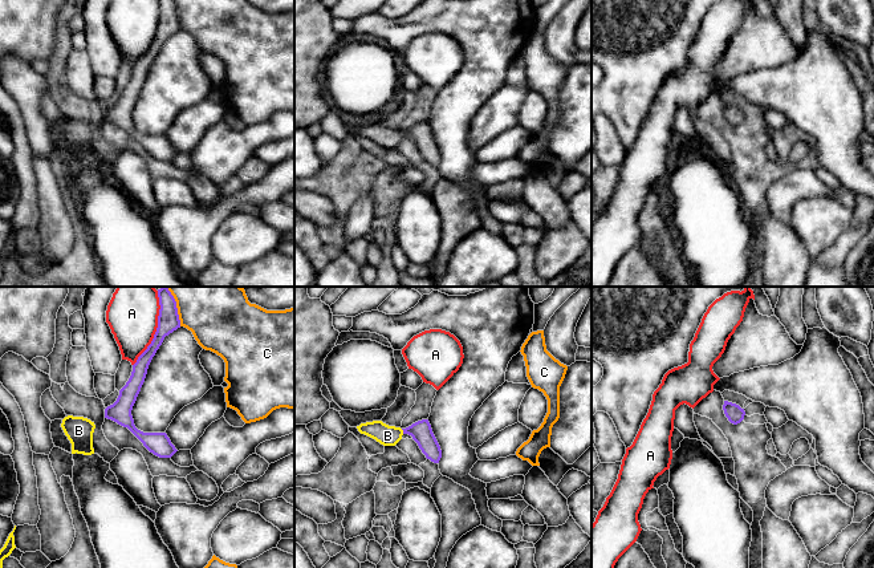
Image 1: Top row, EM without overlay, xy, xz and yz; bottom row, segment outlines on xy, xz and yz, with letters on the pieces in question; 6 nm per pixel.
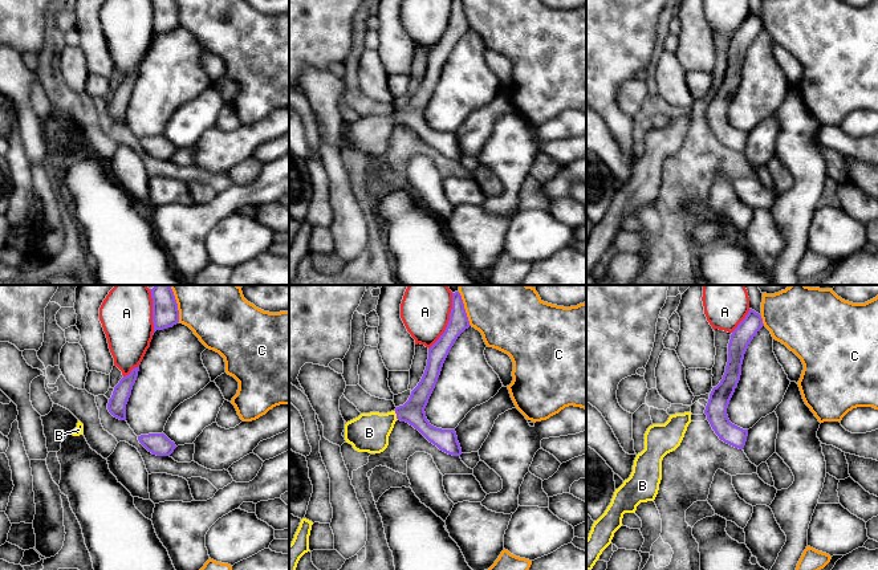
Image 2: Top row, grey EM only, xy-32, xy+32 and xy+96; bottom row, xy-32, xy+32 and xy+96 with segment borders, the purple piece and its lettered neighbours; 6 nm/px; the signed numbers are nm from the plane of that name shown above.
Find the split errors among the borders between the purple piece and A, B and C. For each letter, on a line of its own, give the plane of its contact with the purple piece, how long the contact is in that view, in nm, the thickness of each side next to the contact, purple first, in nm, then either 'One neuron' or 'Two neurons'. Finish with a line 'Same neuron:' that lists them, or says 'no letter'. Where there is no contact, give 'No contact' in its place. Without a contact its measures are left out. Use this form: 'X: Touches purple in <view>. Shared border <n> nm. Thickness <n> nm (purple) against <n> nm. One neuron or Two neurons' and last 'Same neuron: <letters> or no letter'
A: Touches purple in xy. Shared border 440 nm. Thickness 130 nm (purple) against 280 nm. Two neurons
B: Touches purple in xz. Shared border 40 nm. Thickness 130 nm (purple) against 130 nm. One neuron
C: Touches purple in xy. Shared border 180 nm. Thickness 130 nm (purple) against 320 nm. Two neurons
Same neuron: B

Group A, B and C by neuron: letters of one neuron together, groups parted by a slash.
A / B / C

